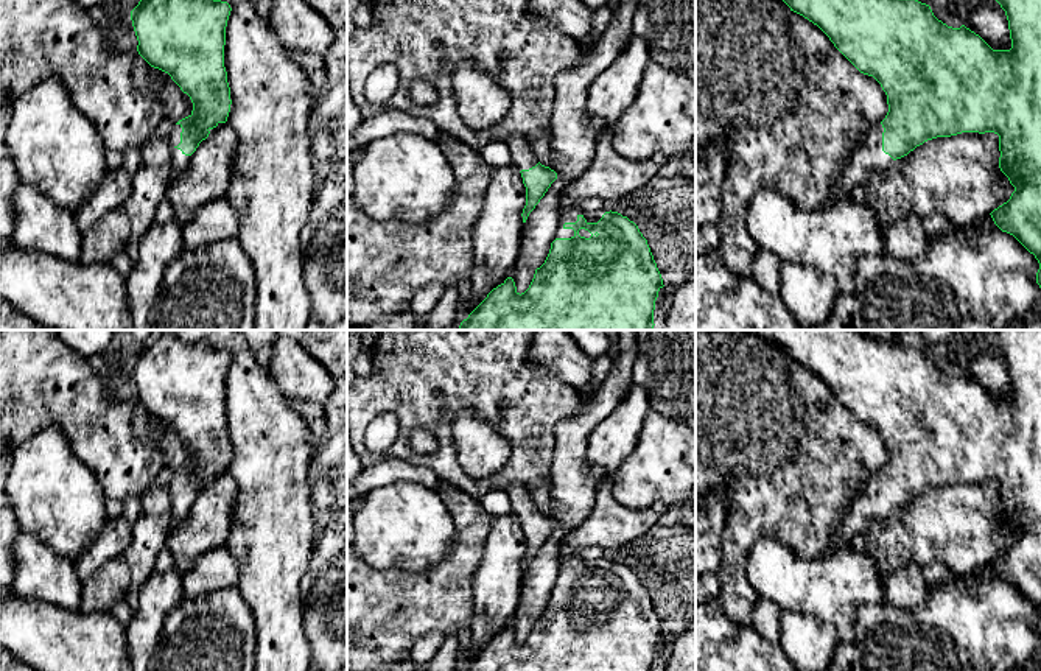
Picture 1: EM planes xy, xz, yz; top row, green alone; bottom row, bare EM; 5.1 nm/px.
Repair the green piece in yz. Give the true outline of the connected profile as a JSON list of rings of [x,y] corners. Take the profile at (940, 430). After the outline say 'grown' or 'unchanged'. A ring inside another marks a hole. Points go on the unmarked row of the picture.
[[[714,330],[725,333],[741,333],[748,332],[755,333],[776,346],[780,346],[790,360],[803,364],[814,374],[817,374],[834,392],[834,395],[864,423],[873,425],[882,436],[887,444],[889,461],[885,467],[875,475],[854,497],[850,509],[843,514],[839,522],[826,551],[850,551],[851,543],[857,536],[862,536],[868,529],[871,520],[885,520],[896,508],[907,504],[917,495],[923,494],[927,489],[937,486],[951,486],[962,481],[994,481],[999,484],[999,517],[1008,526],[1010,532],[1015,536],[1010,548],[994,557],[990,564],[994,573],[1010,584],[1013,584],[1039,612],[1036,621],[1036,632],[1041,637],[1041,330],[996,330],[996,335],[990,346],[993,346],[1001,357],[1005,360],[1011,388],[1010,399],[993,399],[979,383],[962,374],[960,377],[952,377],[938,369],[931,355],[921,352],[915,347],[898,347],[890,341],[879,341],[876,338],[865,336],[862,330]]]; grown

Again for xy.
[[[163,336],[142,346],[131,360],[138,403],[171,425],[193,451],[188,465],[168,484],[173,525],[181,522],[213,476],[230,461],[230,436],[224,416],[227,350]]]; grown

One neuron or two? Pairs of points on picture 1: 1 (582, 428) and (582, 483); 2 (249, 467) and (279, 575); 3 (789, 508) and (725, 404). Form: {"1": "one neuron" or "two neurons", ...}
{"1": "one neuron", "2": "one neuron", "3": "one neuron"}

